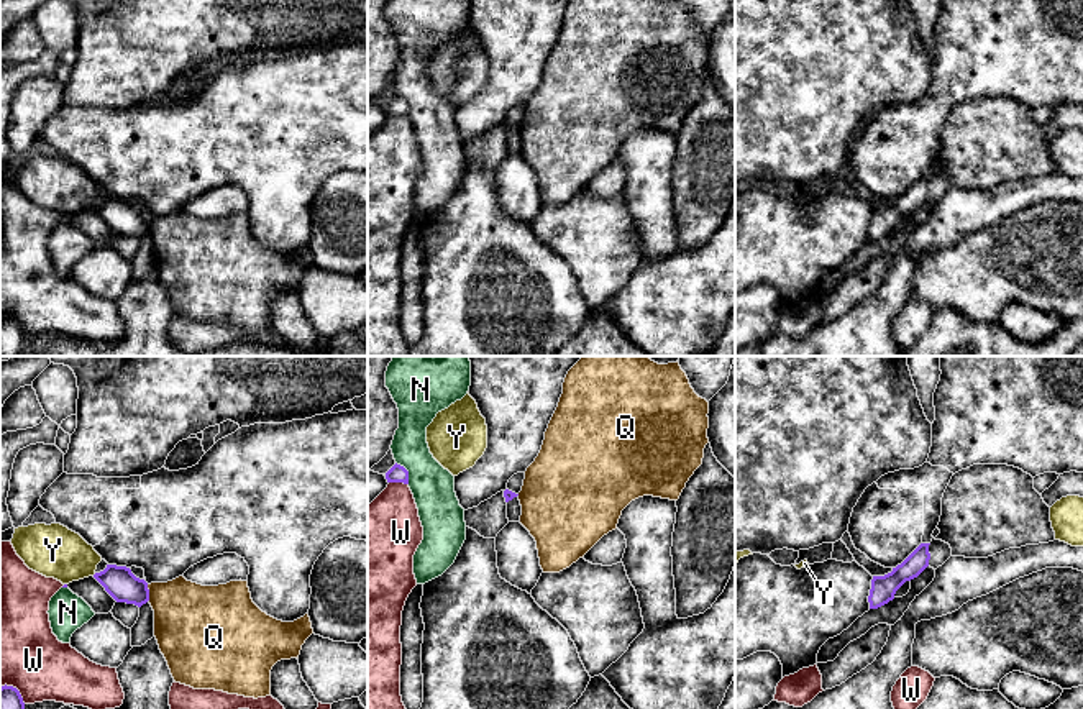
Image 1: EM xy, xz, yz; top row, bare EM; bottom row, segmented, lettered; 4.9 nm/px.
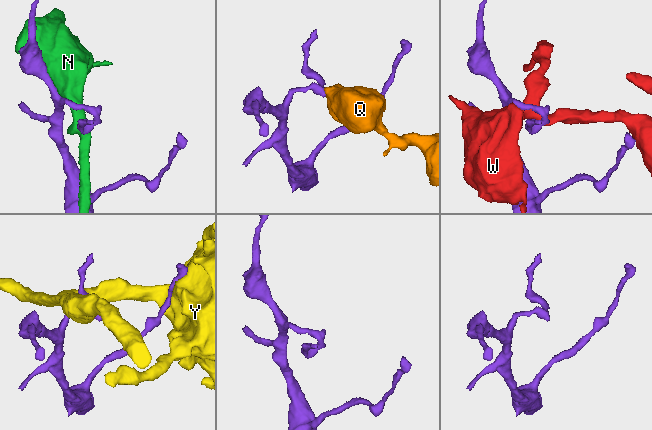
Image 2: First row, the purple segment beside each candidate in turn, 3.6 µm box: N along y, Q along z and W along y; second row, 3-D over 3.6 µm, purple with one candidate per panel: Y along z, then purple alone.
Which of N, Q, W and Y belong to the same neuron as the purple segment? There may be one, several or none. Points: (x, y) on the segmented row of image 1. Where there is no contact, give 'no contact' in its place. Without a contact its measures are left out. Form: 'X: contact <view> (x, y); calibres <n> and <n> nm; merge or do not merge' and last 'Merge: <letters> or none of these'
N: contact xz (407, 471); calibres 90 and 200 nm; do not merge
Q: contact xy (148, 593); calibres 160 and 360 nm; do not merge
W: contact xz (399, 481); calibres 90 and 320 nm; do not merge
Y: no contact; do not merge
Merge: none of these

